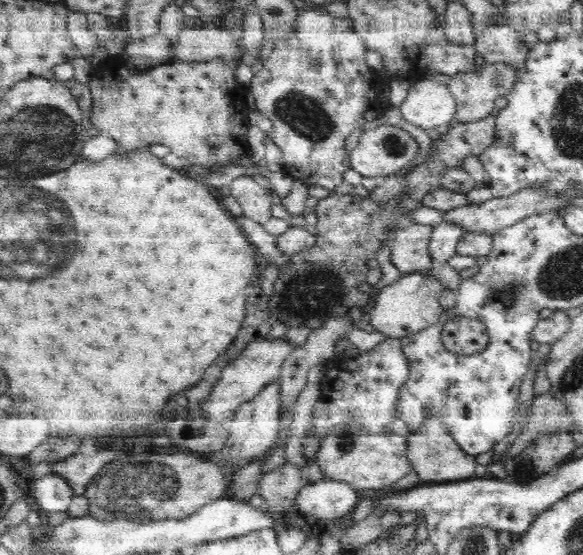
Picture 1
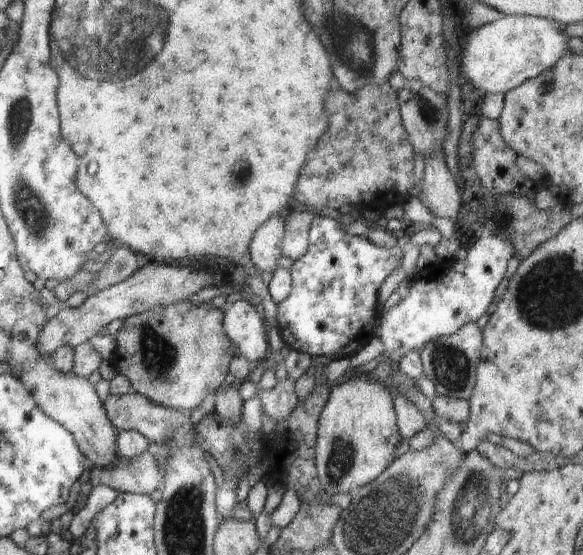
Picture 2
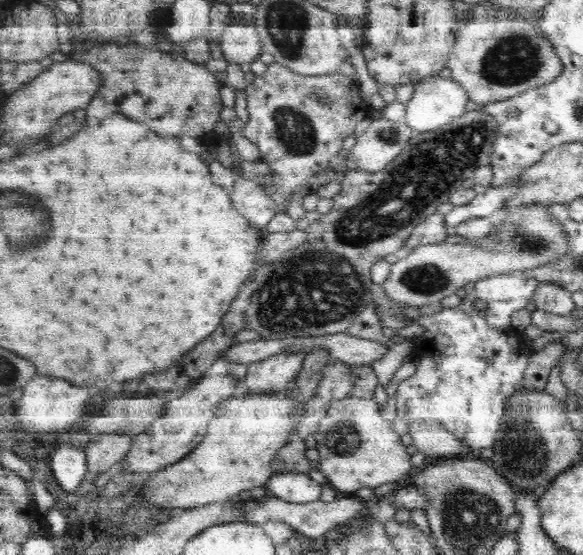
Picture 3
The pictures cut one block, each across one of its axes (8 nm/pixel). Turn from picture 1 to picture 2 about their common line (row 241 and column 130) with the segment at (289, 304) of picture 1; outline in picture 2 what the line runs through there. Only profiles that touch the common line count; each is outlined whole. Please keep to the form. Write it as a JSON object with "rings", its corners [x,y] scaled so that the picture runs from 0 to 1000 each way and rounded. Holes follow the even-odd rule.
{"rings":[[[309,542],[223,568],[197,602],[204,674],[223,686],[225,703],[310,742],[336,735],[353,714],[384,695],[400,647],[398,614],[383,589],[383,562],[364,544],[336,551]]]}

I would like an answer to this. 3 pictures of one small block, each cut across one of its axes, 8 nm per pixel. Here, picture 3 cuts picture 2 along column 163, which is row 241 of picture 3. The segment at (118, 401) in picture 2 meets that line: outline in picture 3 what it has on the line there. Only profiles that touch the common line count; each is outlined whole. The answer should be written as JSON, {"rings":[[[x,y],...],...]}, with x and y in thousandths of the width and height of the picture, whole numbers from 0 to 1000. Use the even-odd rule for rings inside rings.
{"rings":[[[750,382],[712,407],[707,423],[696,432],[686,458],[698,458],[702,452],[710,450],[710,447],[717,447],[717,443],[755,440],[755,436],[770,434],[767,427],[765,396],[762,387]]]}

